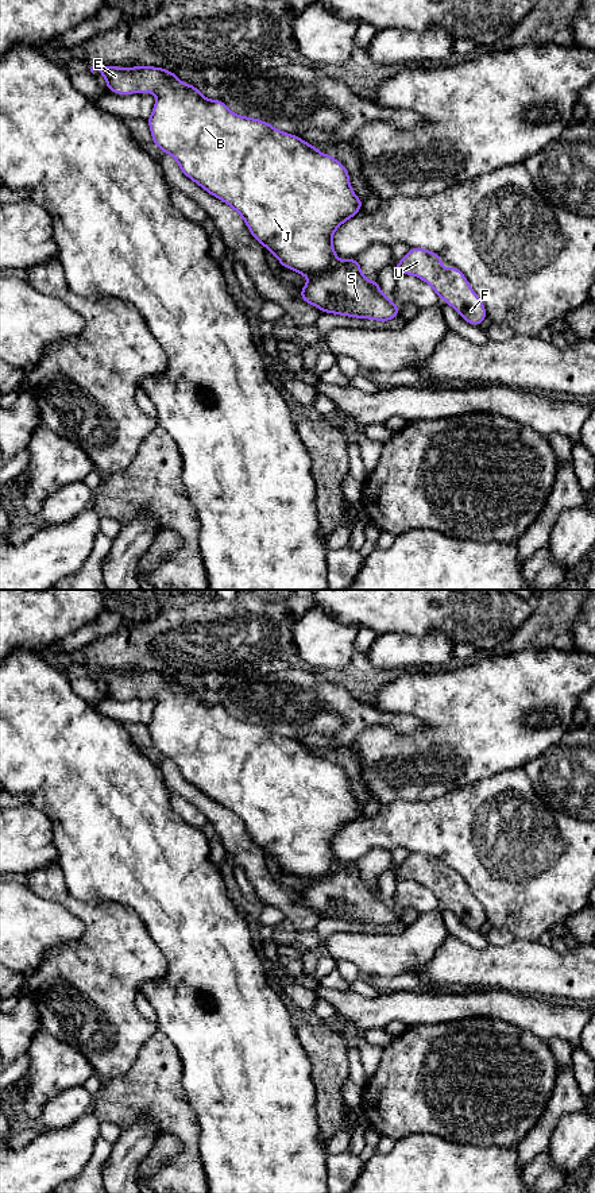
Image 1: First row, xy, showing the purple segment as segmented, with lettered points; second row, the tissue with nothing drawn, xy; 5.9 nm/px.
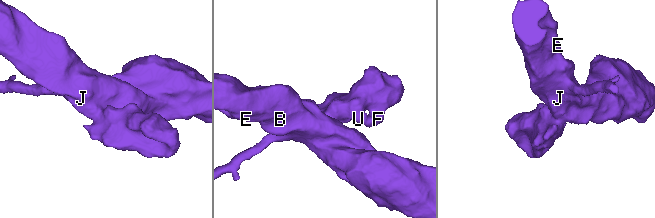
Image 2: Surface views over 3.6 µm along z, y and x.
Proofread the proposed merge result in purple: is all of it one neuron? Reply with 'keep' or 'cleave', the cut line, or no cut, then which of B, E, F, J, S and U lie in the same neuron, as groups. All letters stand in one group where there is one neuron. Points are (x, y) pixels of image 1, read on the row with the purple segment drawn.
cleave; cut xy (337, 259), (327, 269), (308, 277); groups B E J / F S U

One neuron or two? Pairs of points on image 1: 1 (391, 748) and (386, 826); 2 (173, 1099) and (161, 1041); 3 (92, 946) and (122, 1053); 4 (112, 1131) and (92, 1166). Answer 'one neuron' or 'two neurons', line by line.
1: two neurons
2: one neuron
3: one neuron
4: one neuron

